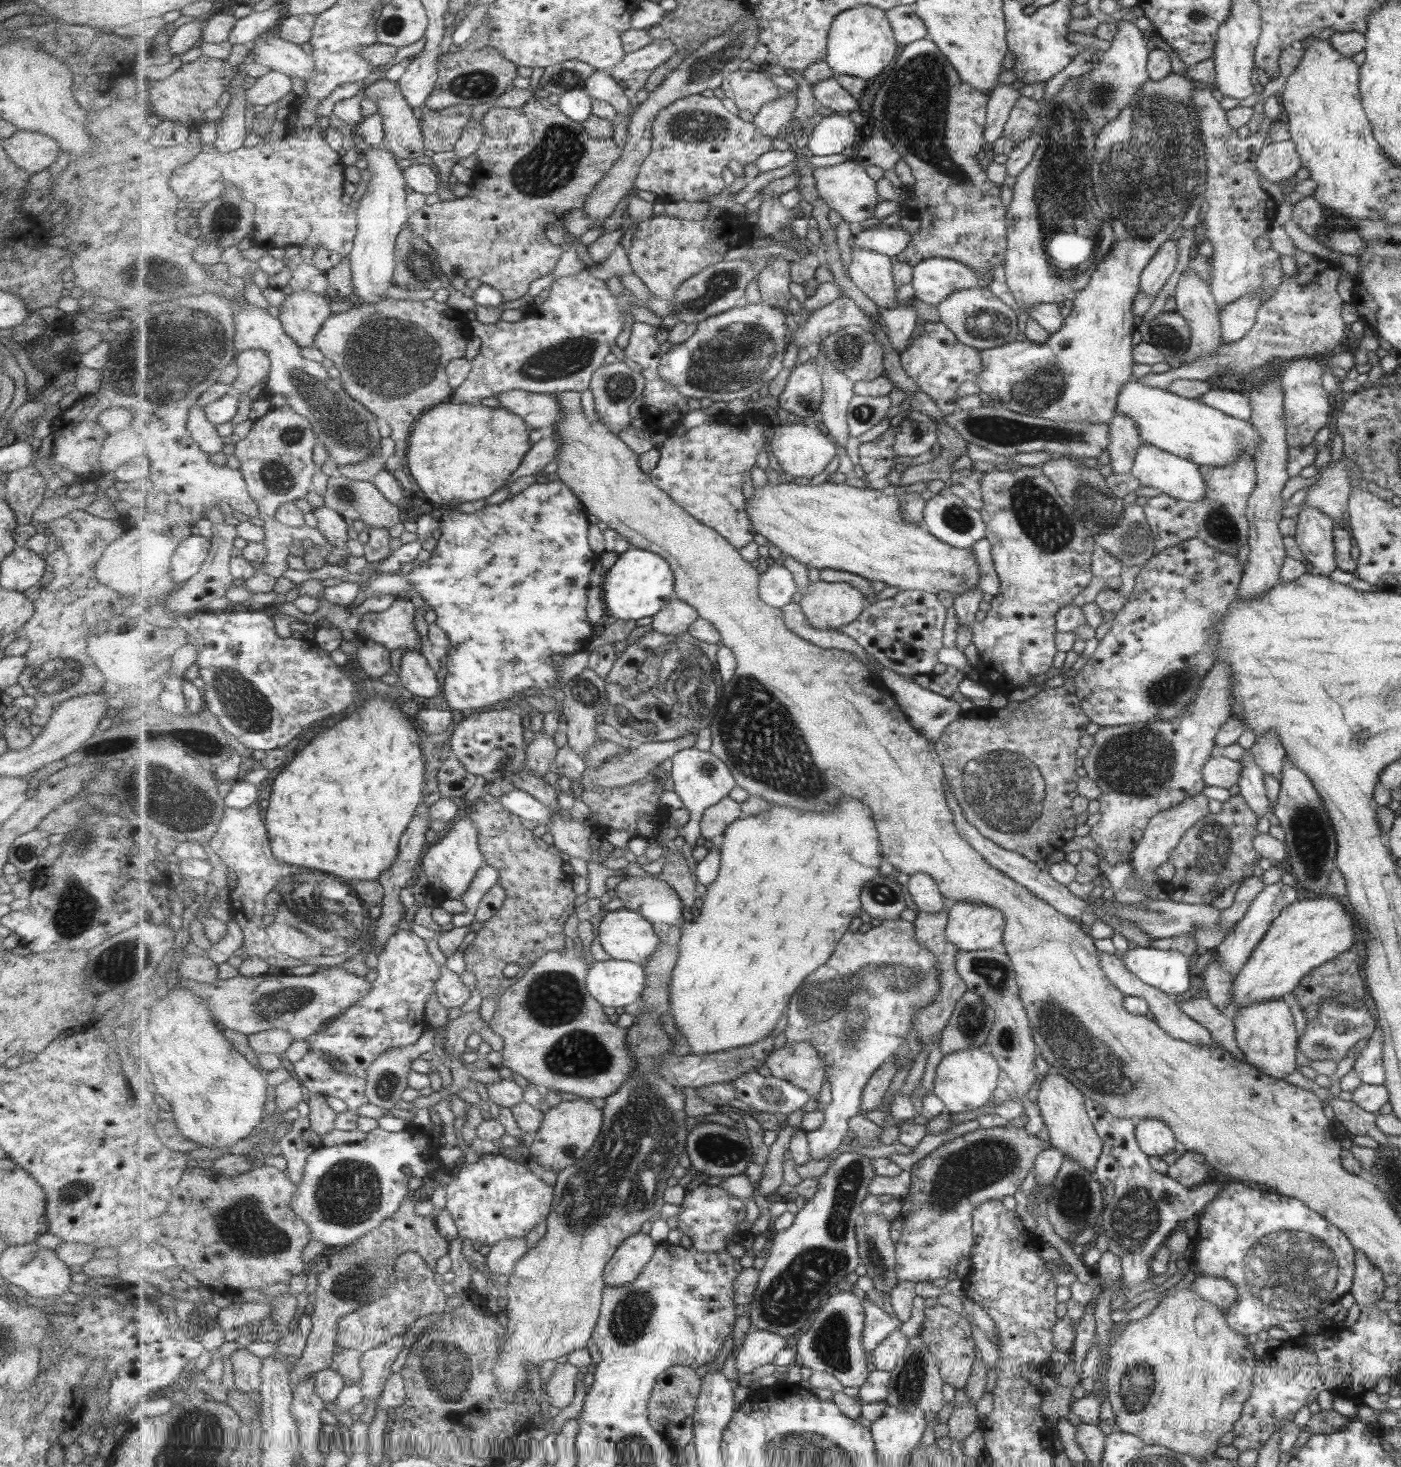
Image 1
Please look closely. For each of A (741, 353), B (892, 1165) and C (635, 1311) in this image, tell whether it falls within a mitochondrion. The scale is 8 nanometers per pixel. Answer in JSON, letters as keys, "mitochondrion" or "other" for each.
{"A":"mitochondrion","B":"other","C":"mitochondrion"}

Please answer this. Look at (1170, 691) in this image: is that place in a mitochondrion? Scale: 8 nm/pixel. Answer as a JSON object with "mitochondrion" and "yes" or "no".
{"mitochondrion":"yes"}

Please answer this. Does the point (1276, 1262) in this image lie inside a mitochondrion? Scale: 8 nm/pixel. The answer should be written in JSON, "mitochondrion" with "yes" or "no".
{"mitochondrion":"yes"}

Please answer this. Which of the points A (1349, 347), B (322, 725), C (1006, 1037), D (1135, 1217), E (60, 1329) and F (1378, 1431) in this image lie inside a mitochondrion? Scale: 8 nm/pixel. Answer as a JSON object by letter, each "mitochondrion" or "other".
{"A":"other","B":"other","C":"mitochondrion","D":"mitochondrion","E":"other","F":"other"}

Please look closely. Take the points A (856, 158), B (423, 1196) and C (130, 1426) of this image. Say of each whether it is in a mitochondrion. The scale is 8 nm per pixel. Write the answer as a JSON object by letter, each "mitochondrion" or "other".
{"A":"other","B":"other","C":"other"}

